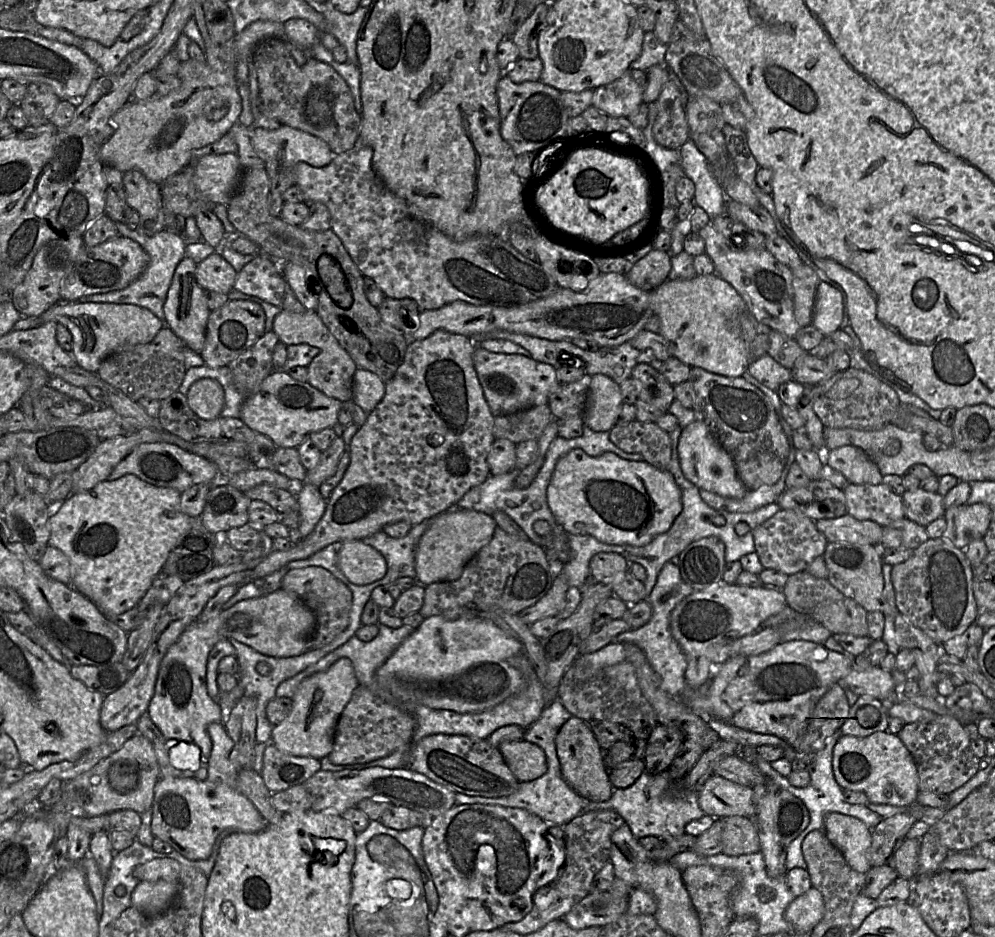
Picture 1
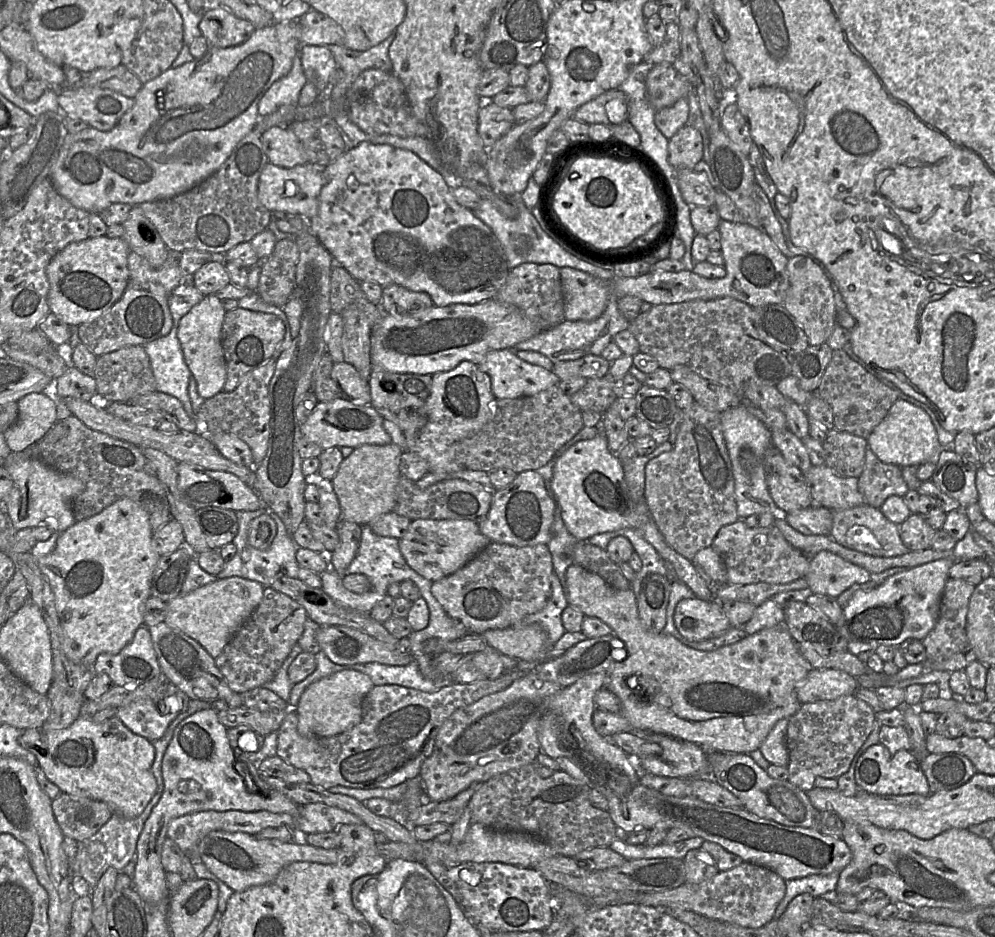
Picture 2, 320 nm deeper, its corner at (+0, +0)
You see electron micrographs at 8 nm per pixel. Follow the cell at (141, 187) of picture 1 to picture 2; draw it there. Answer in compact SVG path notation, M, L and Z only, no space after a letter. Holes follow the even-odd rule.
M169 250L163 265L153 268L143 257L133 251L129 252L129 278L122 296L102 316L76 327L80 341L94 355L100 356L127 346L144 346L169 334L173 327L173 318L168 299L172 291L184 281L180 271L179 254Z

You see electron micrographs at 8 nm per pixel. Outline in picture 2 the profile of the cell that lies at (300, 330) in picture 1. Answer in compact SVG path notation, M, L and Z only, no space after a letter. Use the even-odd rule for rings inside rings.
M347 362L334 363L330 378L342 392L342 399L354 405L370 405L368 380L363 379L354 366Z

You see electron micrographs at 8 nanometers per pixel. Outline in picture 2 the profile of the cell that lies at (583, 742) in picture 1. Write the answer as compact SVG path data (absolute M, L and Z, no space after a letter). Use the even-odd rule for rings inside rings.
M571 564L566 571L566 596L568 605L579 609L586 617L596 617L605 622L613 631L613 635L619 638L624 643L624 648L627 652L625 659L621 661L614 661L613 665L608 671L606 686L612 693L614 693L621 702L621 709L617 713L602 710L596 706L593 715L592 723L595 730L604 737L611 737L615 733L643 730L646 732L667 735L672 738L694 743L706 751L729 752L729 753L751 753L759 749L761 743L764 741L775 723L783 718L790 718L797 713L802 705L797 698L797 687L804 681L809 671L812 669L808 661L800 653L797 643L791 636L787 627L784 624L763 629L755 634L747 635L741 641L718 648L713 651L700 651L690 648L681 643L674 636L664 633L652 633L645 629L639 618L637 600L632 588L627 590L618 590L610 586L602 577L588 571L578 564Z

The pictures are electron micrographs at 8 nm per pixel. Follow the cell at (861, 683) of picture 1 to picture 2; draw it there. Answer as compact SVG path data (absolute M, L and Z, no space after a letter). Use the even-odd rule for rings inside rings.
M811 669L796 693L799 702L805 704L855 694L858 688L857 678L842 670Z

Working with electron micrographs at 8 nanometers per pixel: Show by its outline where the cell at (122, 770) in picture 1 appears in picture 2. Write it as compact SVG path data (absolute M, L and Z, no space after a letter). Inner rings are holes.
M64 792L52 800L52 811L64 837L77 842L96 834L114 814L105 802Z

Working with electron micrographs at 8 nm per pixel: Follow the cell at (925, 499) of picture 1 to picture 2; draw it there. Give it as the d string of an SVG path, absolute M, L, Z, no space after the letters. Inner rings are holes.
M915 512L899 525L900 537L909 551L920 551L931 548L936 530Z

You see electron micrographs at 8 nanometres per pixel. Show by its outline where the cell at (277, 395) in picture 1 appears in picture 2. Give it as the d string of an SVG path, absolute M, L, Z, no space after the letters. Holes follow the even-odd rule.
M342 398L319 402L313 412L301 424L302 436L323 450L332 447L357 448L362 445L386 445L392 442L383 427L384 418L371 405L354 405Z

